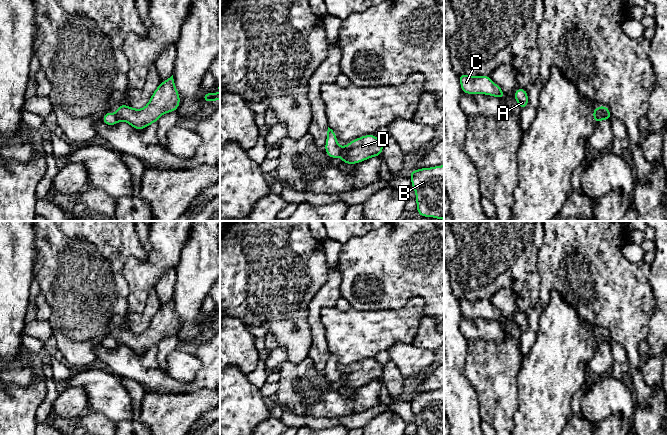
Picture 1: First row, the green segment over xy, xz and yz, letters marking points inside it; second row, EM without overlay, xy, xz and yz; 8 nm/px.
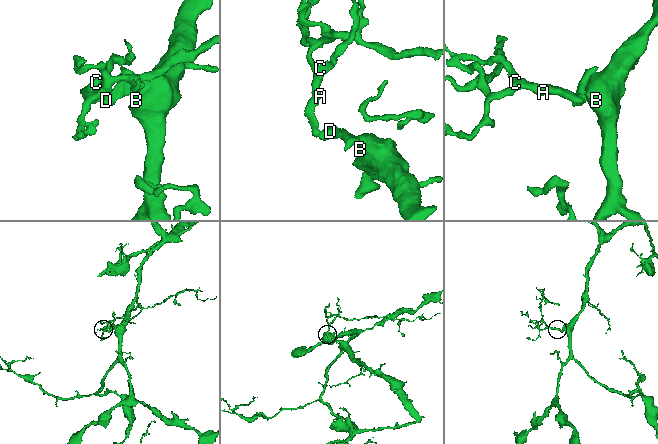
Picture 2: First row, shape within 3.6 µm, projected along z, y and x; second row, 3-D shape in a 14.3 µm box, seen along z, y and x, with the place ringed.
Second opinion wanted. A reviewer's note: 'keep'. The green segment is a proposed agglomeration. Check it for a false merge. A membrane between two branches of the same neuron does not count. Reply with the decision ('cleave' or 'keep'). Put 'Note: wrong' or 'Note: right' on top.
Note: right
keep

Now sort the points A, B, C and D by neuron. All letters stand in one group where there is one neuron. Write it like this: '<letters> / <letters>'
A B C D

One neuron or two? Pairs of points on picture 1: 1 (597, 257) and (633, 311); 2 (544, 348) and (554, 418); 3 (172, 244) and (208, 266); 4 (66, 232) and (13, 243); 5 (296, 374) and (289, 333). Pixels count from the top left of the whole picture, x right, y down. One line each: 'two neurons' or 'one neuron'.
1: one neuron
2: one neuron
3: two neurons
4: two neurons
5: two neurons

